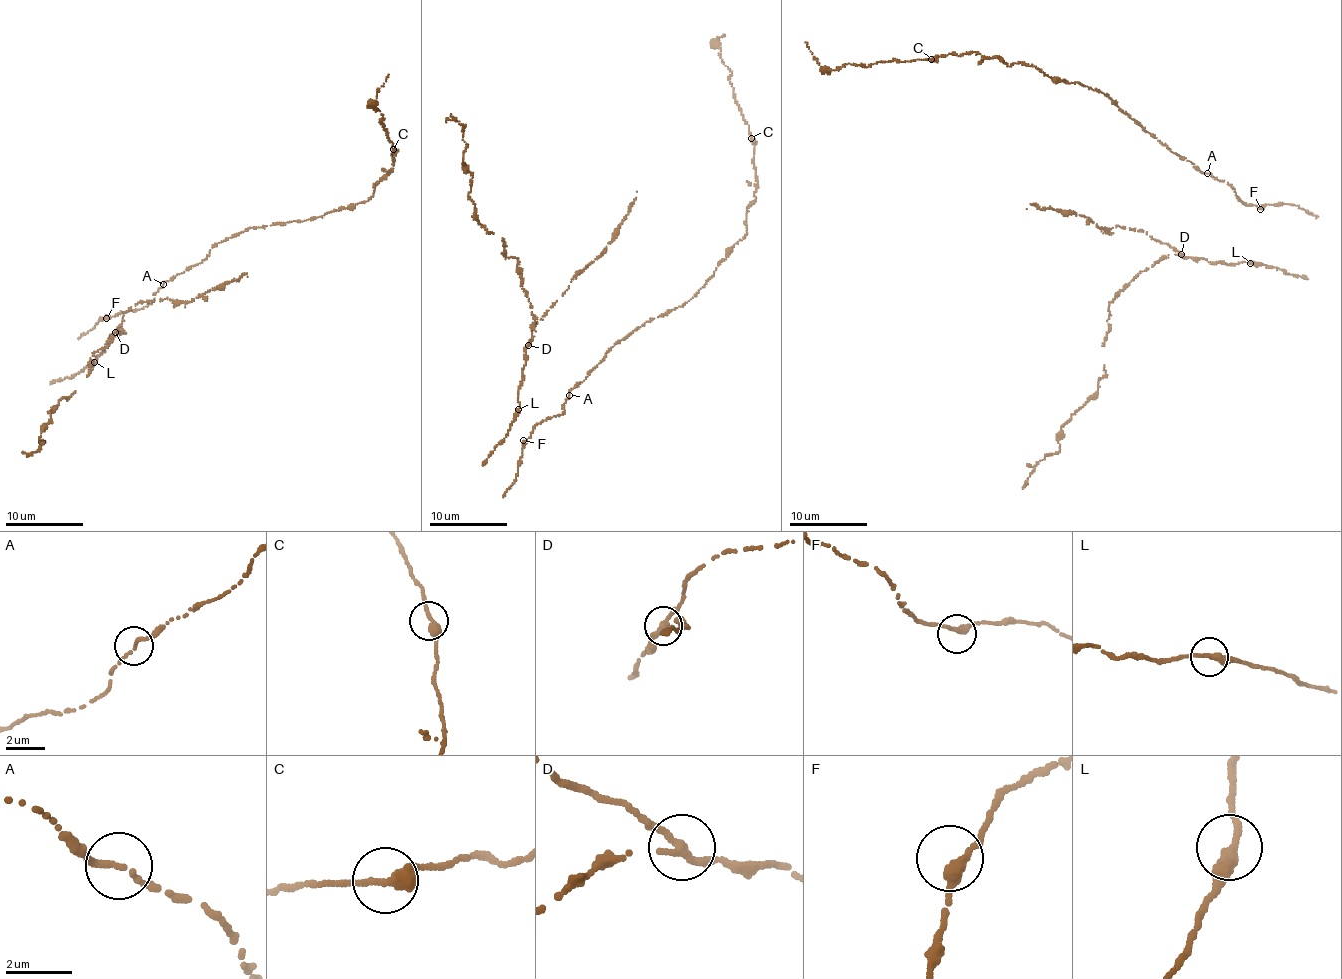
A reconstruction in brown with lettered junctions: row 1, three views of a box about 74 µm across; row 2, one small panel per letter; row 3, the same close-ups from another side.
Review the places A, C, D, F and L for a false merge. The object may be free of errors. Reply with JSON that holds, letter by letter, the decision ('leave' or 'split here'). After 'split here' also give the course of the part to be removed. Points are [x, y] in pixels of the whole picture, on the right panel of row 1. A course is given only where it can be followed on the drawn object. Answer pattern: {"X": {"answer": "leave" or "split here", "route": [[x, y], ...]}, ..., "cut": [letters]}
{"A": {"answer": "leave"}, "C": {"answer": "leave"}, "D": {"answer": "leave"}, "F": {"answer": "leave"}, "L": {"answer": "leave"}, "cut": []}

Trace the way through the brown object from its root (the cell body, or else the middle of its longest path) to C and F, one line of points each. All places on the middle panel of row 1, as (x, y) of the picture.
C: (569, 395), (611, 347), (684, 305), (743, 238), (757, 184), (751, 138)
F: (569, 395), (563, 414), (542, 420), (523, 440)

